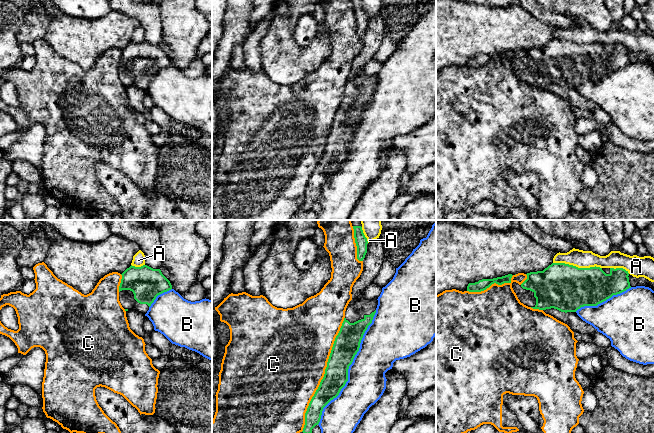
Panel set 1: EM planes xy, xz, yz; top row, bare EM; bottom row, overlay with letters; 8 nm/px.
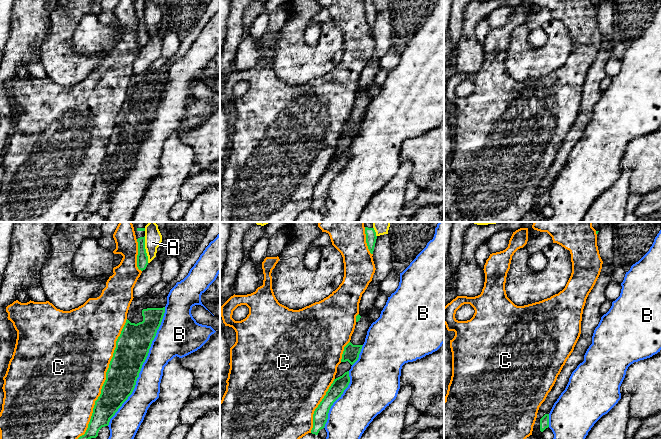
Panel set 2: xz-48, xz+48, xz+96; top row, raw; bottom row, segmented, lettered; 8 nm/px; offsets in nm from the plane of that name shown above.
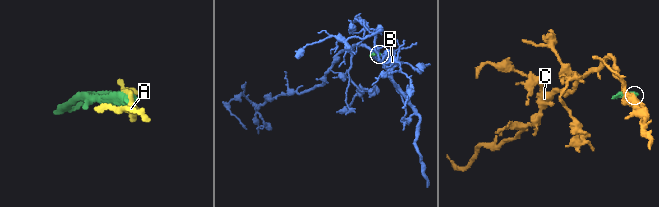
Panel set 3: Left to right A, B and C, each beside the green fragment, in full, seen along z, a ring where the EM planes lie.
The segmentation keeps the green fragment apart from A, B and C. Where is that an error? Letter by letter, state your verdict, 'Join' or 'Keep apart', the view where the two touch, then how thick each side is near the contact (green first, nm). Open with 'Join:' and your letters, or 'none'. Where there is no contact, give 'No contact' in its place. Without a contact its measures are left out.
Join: none
A: Keep apart. Touches green in yz. Thickness 380 nm (green) against 140 nm
B: Keep apart. Touches green in xz. Thickness 200 nm (green) against 300 nm
C: Keep apart. Touches green in xz. Thickness 190 nm (green) against 480 nm

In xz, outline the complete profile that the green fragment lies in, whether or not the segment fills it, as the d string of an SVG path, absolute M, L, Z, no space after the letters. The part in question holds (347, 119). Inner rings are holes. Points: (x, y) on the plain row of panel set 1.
M352 75L345 87L345 94L335 114L325 150L305 189L303 209L309 211L319 200L323 184L348 157L348 145L360 124L360 119L376 89L378 76Z

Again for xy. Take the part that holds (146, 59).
M131 41L121 51L119 77L125 87L136 86L146 90L158 71L172 65L160 45L147 41Z

